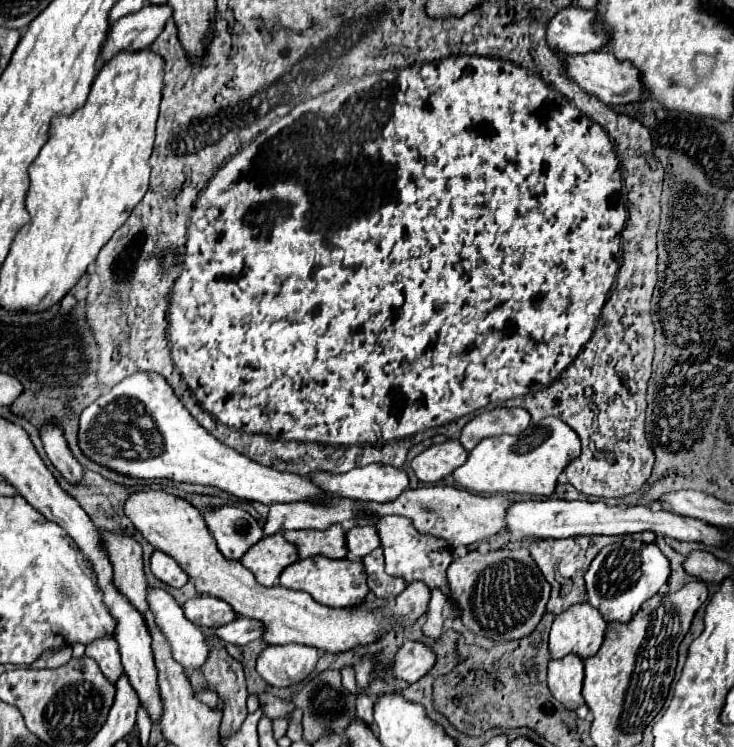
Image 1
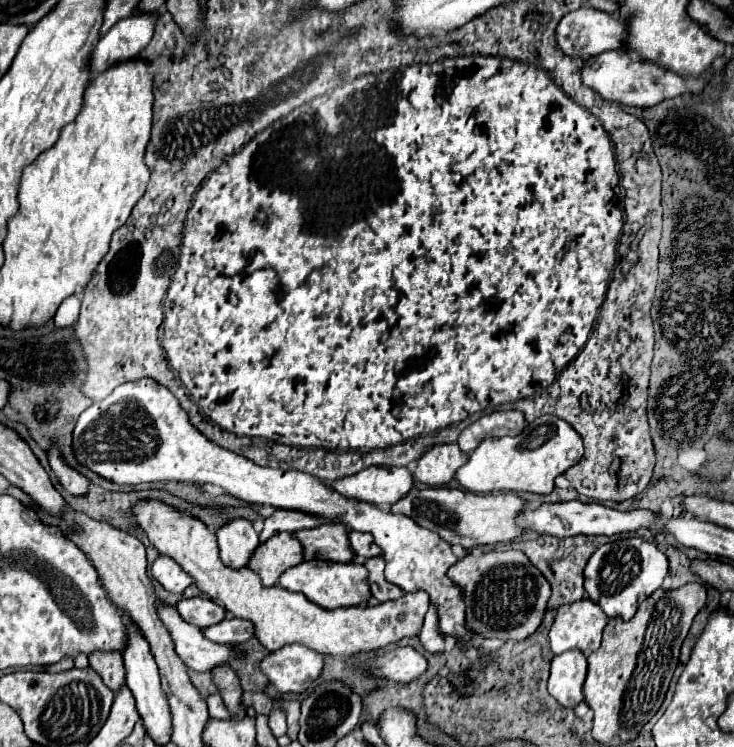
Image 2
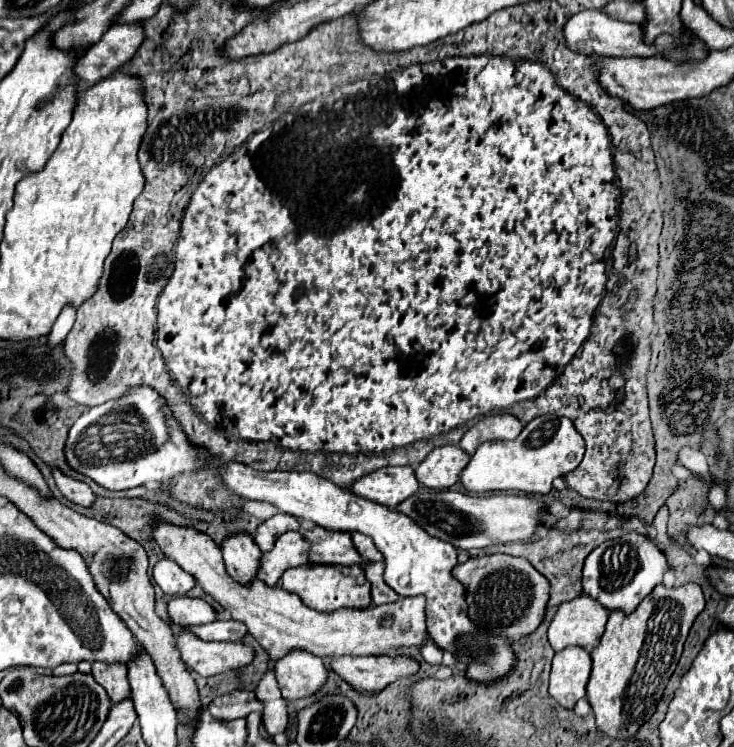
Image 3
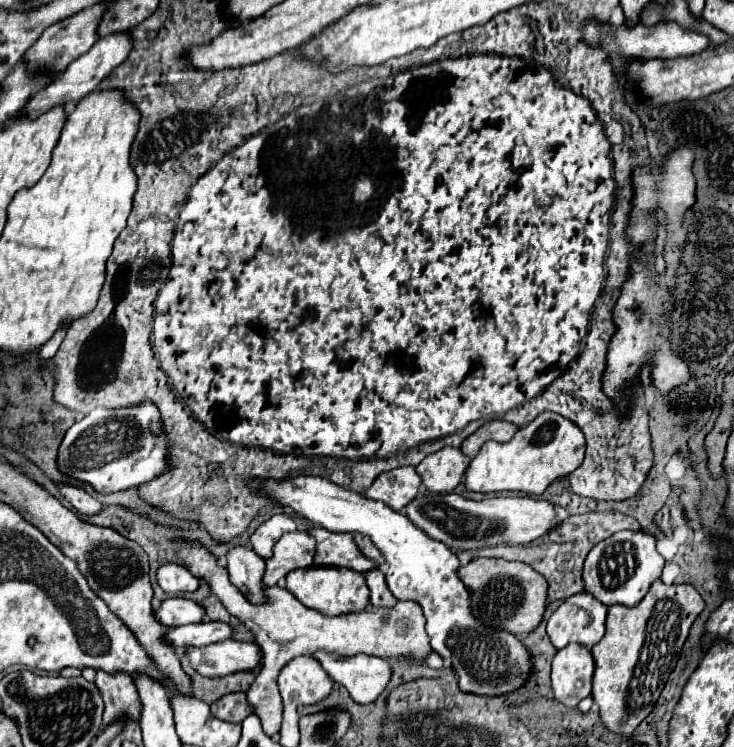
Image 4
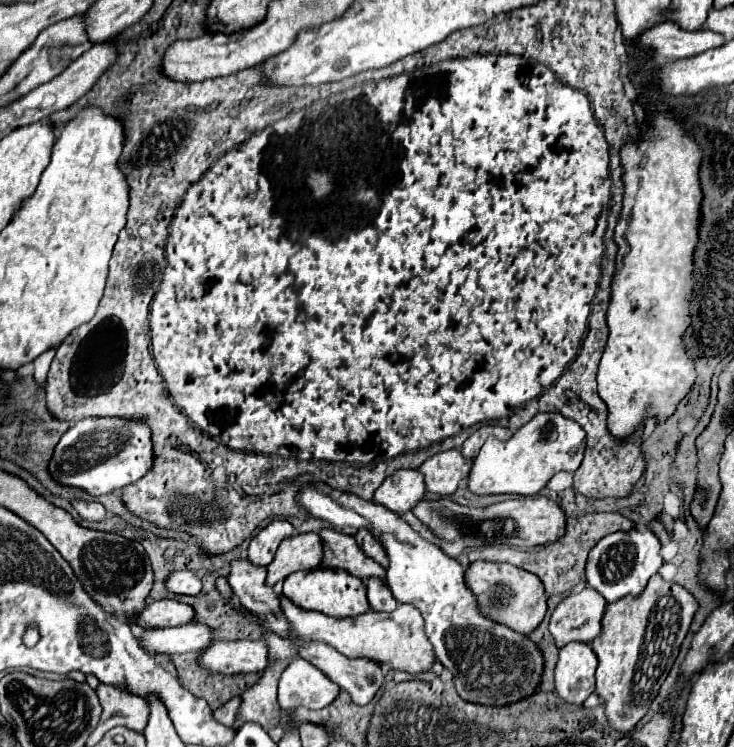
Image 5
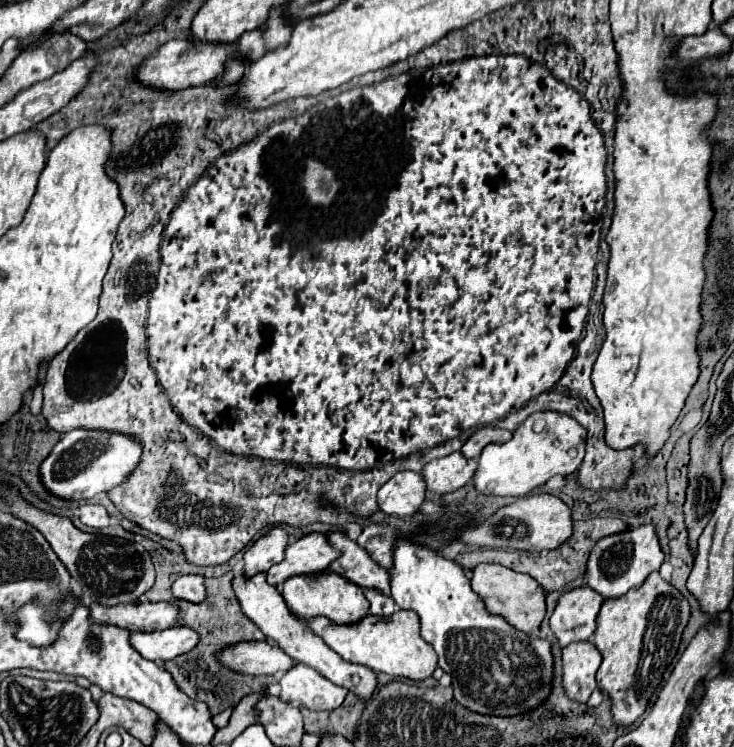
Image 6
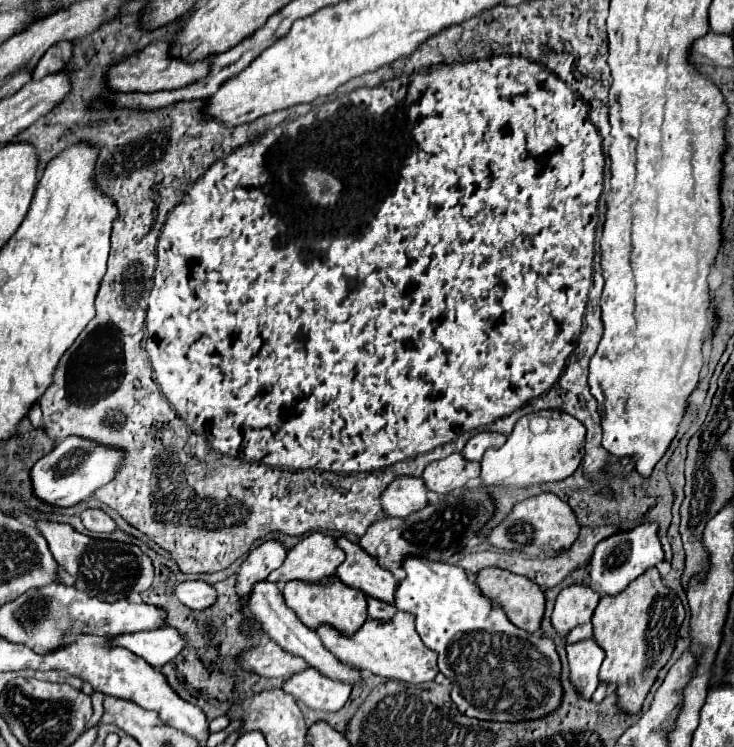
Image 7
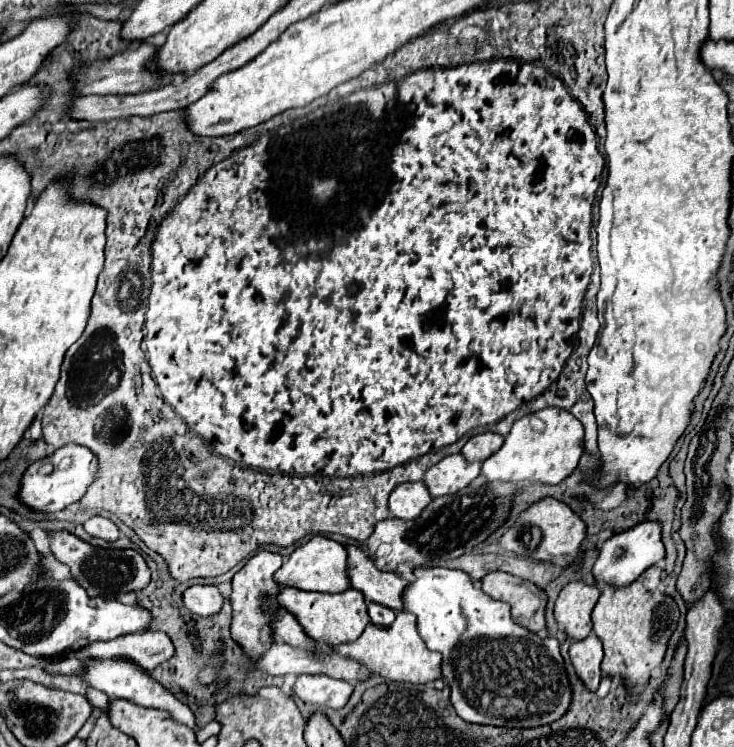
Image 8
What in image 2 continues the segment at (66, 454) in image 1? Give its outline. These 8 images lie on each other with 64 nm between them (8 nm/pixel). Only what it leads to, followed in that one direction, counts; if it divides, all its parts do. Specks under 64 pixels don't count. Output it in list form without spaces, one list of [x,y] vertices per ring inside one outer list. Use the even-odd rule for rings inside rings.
[[[50,448],[48,460],[50,460],[50,468],[54,470],[54,474],[64,490],[68,490],[72,496],[86,496],[88,494],[88,480],[80,472],[76,472],[74,468],[64,464],[58,448]]]

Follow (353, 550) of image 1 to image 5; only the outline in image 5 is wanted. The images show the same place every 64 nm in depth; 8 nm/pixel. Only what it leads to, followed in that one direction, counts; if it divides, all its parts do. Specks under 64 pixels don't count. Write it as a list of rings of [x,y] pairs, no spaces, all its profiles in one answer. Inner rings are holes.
[[[360,530],[360,532],[356,534],[356,542],[358,542],[358,546],[360,546],[372,560],[376,560],[376,562],[382,564],[384,568],[388,568],[388,556],[386,556],[386,552],[384,552],[384,546],[374,538],[374,534],[372,534],[370,530]]]

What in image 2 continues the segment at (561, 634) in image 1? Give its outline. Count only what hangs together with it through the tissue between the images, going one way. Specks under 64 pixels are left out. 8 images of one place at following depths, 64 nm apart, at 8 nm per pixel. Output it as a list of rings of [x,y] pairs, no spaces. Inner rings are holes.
[[[588,598],[560,606],[550,628],[552,652],[562,654],[576,648],[584,654],[590,654],[600,646],[606,622],[608,616],[602,612],[602,608],[598,608],[598,604],[592,604]]]

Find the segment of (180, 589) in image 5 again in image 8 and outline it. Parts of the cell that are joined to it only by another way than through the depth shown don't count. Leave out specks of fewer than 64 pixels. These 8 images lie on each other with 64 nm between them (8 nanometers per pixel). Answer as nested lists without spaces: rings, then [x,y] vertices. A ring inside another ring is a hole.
[[[190,586],[186,592],[184,592],[184,606],[196,614],[196,616],[202,616],[202,618],[208,618],[208,616],[214,616],[222,610],[222,594],[218,592],[216,586]]]

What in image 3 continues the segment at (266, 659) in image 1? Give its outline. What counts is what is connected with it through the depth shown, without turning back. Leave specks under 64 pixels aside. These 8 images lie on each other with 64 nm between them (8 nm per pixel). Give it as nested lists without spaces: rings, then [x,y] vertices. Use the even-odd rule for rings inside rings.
[[[290,652],[276,662],[276,680],[286,702],[316,694],[328,680],[328,670],[322,658],[310,652]]]

